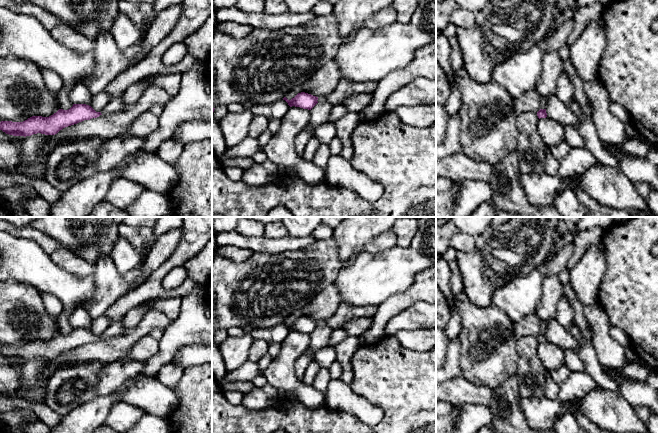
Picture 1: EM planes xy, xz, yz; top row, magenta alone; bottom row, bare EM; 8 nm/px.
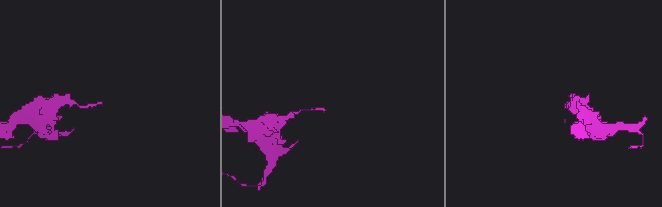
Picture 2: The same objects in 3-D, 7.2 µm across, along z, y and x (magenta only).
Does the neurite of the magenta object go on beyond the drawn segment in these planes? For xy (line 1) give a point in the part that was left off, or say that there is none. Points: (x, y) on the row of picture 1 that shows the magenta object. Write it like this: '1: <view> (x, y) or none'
1: none

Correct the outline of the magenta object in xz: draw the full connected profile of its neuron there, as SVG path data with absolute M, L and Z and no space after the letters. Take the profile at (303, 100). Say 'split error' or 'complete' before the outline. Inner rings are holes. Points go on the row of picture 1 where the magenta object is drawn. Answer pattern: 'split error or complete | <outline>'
complete | M305 92L298 93L291 100L288 100L286 97L284 97L283 100L285 100L290 107L295 106L308 110L311 110L318 103L318 97Z

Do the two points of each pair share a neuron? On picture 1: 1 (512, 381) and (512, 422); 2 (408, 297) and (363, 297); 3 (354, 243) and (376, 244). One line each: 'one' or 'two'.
1: one
2: two
3: two

